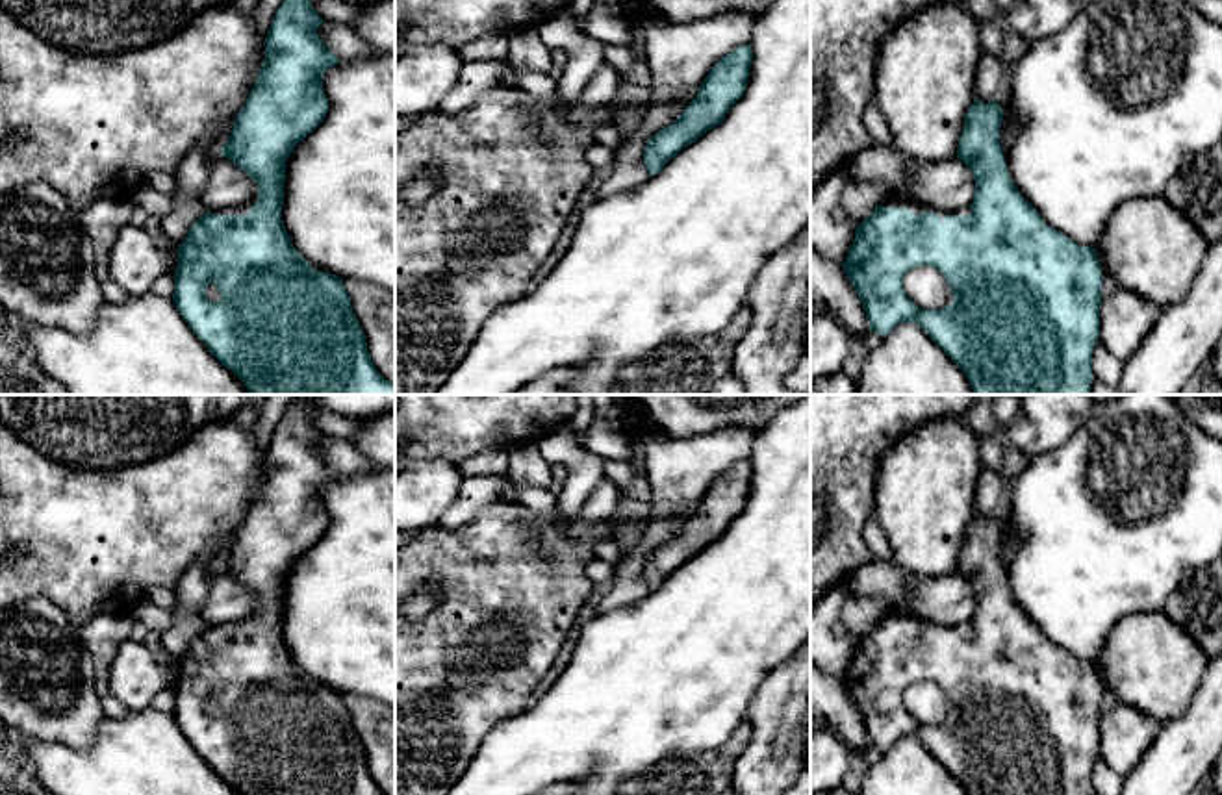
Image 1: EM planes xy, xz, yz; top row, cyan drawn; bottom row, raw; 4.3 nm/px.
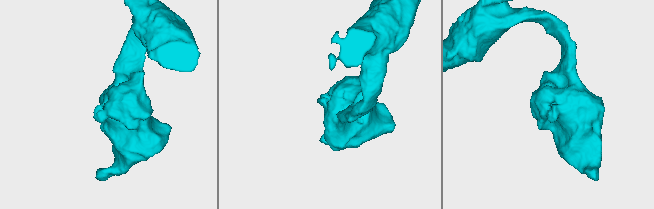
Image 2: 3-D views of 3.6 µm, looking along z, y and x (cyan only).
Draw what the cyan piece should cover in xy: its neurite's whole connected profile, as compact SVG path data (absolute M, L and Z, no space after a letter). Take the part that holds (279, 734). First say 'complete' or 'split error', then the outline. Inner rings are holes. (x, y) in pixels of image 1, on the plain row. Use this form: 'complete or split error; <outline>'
split error; M302 395L286 410L265 452L265 474L256 498L221 565L221 571L256 595L258 615L250 625L206 626L191 641L184 658L178 660L172 715L193 749L239 795L386 795L367 767L365 749L352 726L343 695L315 686L293 662L282 636L286 576L293 563L326 532L328 513L323 506L323 489L339 476L317 450L325 435L308 413L312 408L325 410L310 395ZM210 699L221 706L219 717L206 713Z

